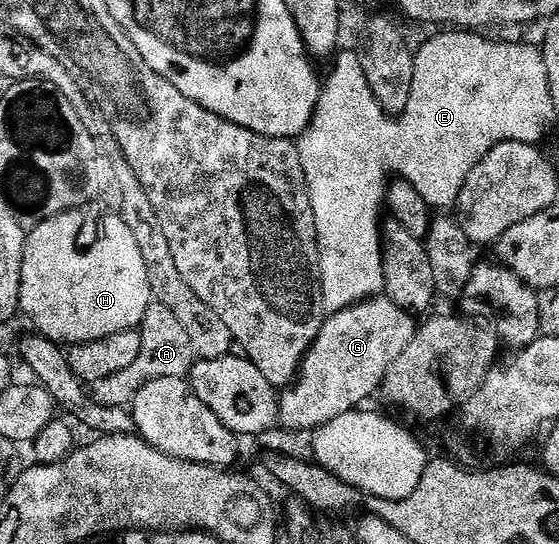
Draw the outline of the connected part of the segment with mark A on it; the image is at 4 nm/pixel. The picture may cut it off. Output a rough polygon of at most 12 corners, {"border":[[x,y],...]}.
{"border":[[152,302],[138,361],[91,384],[99,405],[127,408],[142,385],[185,378],[197,362],[182,321]]}

